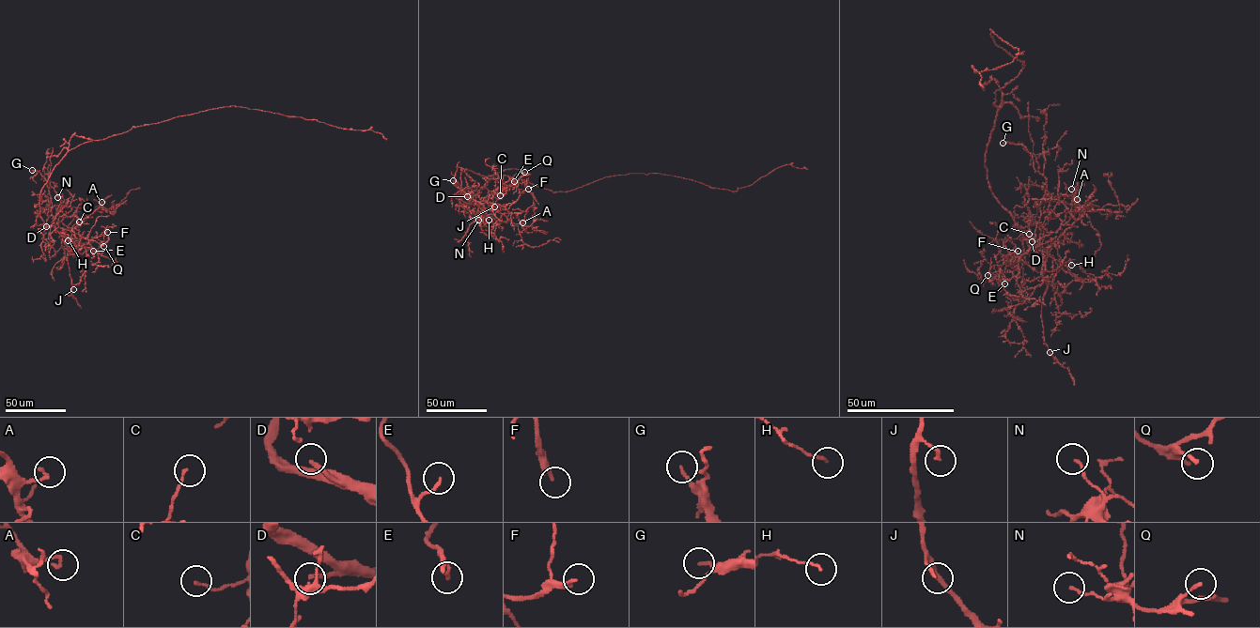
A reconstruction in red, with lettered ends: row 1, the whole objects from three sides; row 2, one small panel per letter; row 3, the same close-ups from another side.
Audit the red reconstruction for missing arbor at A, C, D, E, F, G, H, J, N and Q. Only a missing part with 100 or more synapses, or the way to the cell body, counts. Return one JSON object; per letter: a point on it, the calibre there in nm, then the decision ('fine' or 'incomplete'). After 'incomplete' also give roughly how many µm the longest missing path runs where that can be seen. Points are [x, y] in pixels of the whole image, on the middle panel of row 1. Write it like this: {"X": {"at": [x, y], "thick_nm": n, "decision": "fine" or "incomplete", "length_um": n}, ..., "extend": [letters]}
{"A": {"at": [522, 222], "thick_nm": 180, "decision": "fine"}, "C": {"at": [500, 195], "thick_nm": 130, "decision": "fine"}, "D": {"at": [467, 196], "thick_nm": 160, "decision": "incomplete", "length_um": 50}, "E": {"at": [514, 181], "thick_nm": 140, "decision": "fine"}, "F": {"at": [528, 189], "thick_nm": 240, "decision": "fine"}, "G": {"at": [453, 180], "thick_nm": 170, "decision": "fine"}, "H": {"at": [489, 220], "thick_nm": 120, "decision": "fine"}, "J": {"at": [494, 206], "thick_nm": 150, "decision": "fine"}, "N": {"at": [478, 220], "thick_nm": 140, "decision": "fine"}, "Q": {"at": [524, 172], "thick_nm": 160, "decision": "fine"}, "extend": ["D"]}

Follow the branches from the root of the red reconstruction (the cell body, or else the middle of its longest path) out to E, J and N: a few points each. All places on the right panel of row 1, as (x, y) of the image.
E: (1015, 79), (995, 92), (999, 110), (985, 166), (993, 195), (1040, 243), (1003, 264), (999, 279), (1004, 283)
J: (1015, 79), (995, 92), (999, 110), (985, 166), (993, 195), (1042, 251), (1048, 287), (1041, 317), (1050, 352)
N: (1015, 79), (995, 92), (999, 110), (985, 161), (993, 195), (1038, 240), (1075, 209), (1079, 192), (1071, 189)

